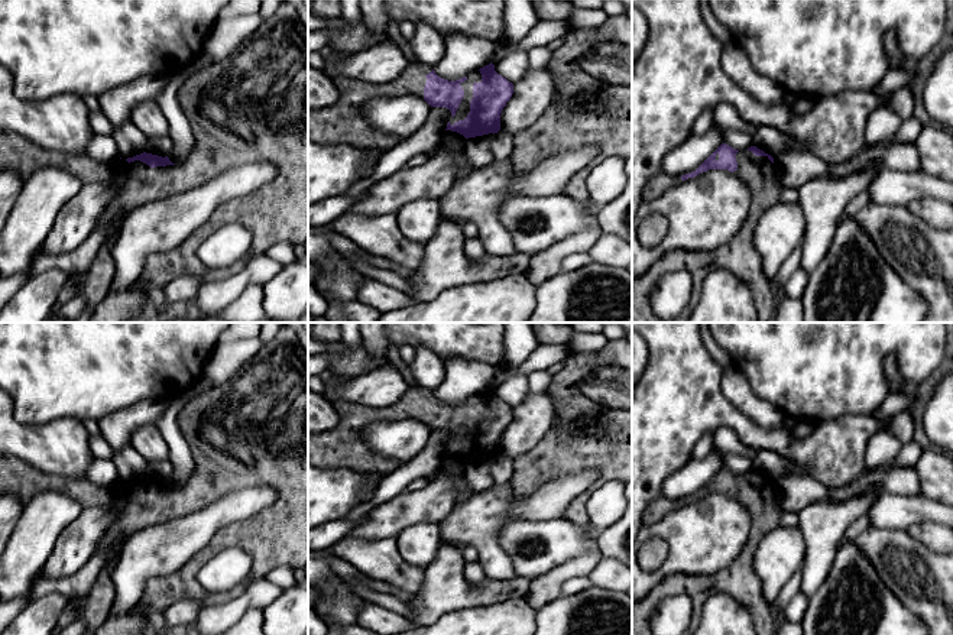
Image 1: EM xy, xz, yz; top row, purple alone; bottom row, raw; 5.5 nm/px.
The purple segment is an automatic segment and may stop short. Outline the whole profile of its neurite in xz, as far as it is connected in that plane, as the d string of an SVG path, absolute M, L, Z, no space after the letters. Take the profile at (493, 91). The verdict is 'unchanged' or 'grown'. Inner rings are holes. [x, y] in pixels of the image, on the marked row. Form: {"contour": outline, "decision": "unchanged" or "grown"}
{"contour": "M333 51L321 59L321 68L340 91L340 100L333 106L308 108L308 140L390 149L403 139L376 130L360 107L376 97L406 94L424 98L431 107L448 108L451 116L445 130L466 139L500 130L500 114L513 94L513 84L499 75L492 62L456 81L438 77L431 65L414 62L393 81L372 84L347 78L338 71L337 61L350 55Z", "decision": "grown"}

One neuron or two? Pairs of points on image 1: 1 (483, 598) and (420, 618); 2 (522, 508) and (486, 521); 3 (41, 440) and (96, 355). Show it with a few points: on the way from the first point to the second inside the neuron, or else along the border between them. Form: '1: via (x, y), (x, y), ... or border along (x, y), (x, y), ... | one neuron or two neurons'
1: via (467, 598), (440, 598), (436, 602) | one neuron
2: border along (512, 495), (509, 514), (514, 518) | two neurons
3: border along (83, 420), (55, 418), (38, 424), (18, 421) | two neurons

